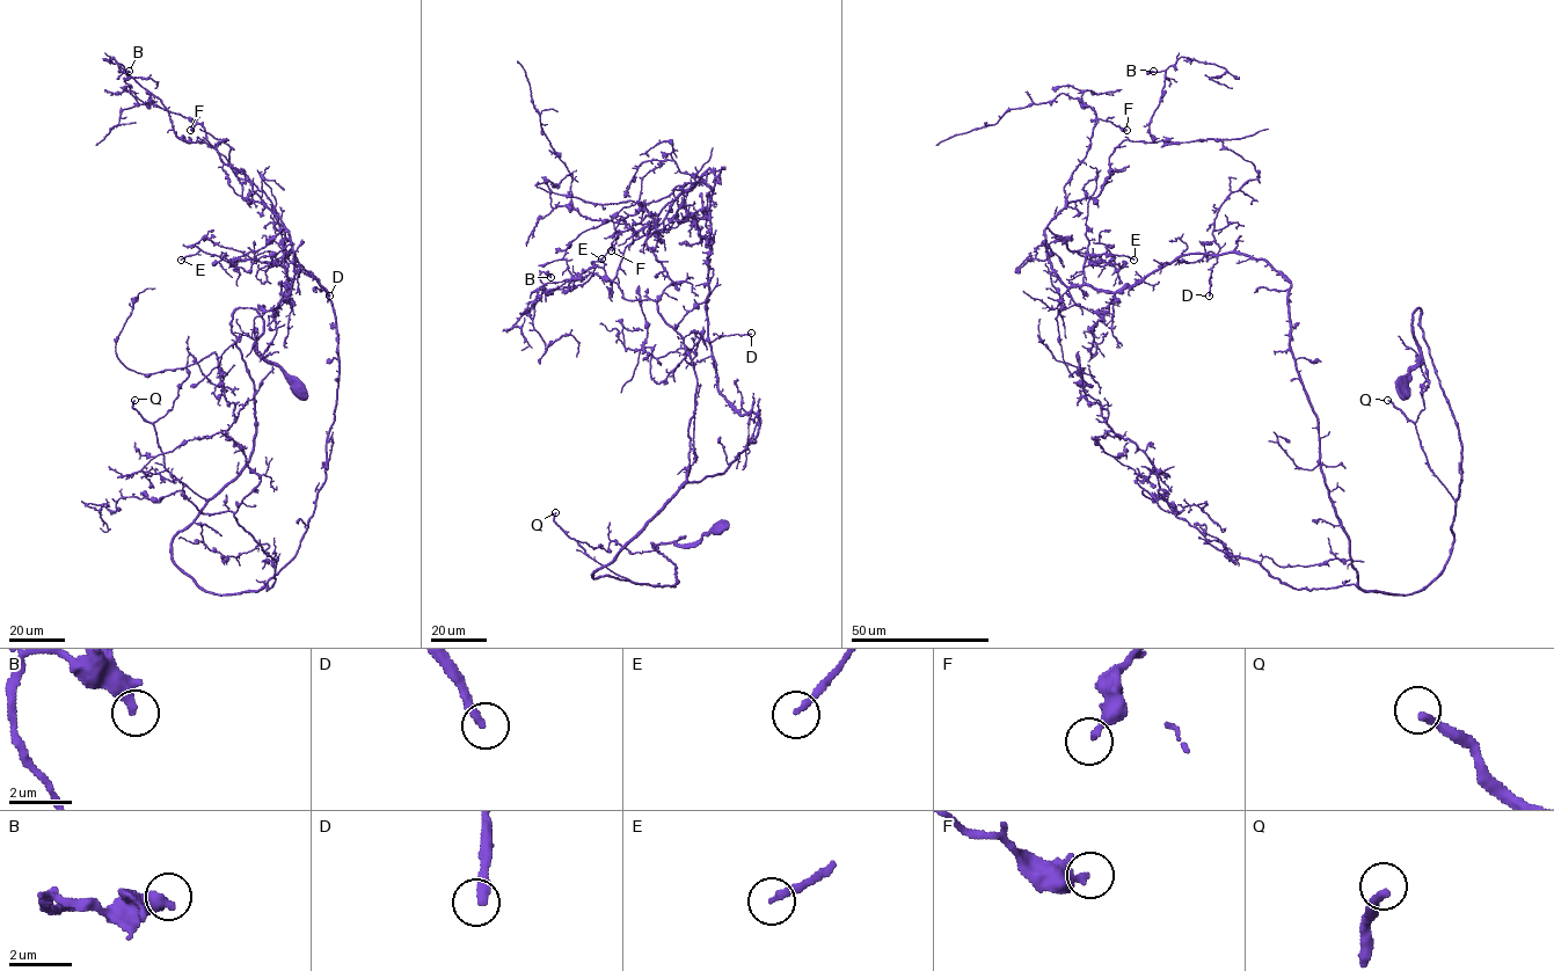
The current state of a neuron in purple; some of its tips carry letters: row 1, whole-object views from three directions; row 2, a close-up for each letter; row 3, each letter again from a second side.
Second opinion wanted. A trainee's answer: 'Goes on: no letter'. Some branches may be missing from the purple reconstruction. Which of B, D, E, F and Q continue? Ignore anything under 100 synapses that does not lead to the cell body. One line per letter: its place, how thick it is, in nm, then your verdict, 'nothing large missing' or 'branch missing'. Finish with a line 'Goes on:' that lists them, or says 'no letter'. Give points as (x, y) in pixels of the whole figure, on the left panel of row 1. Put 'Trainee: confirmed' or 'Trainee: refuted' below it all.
B: at (129, 71); 340 nm thick; nothing large missing
D: at (329, 296); 280 nm thick; nothing large missing
E: at (181, 260); 200 nm thick; nothing large missing
F: at (190, 130); 190 nm thick; nothing large missing
Q: at (135, 400); 280 nm thick; branch missing
Goes on: Q
Trainee: refuted

